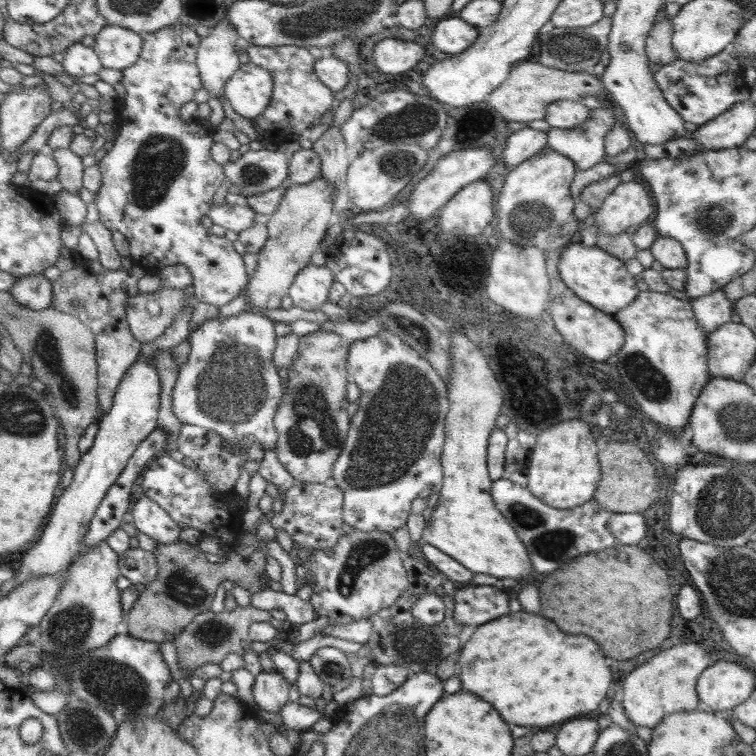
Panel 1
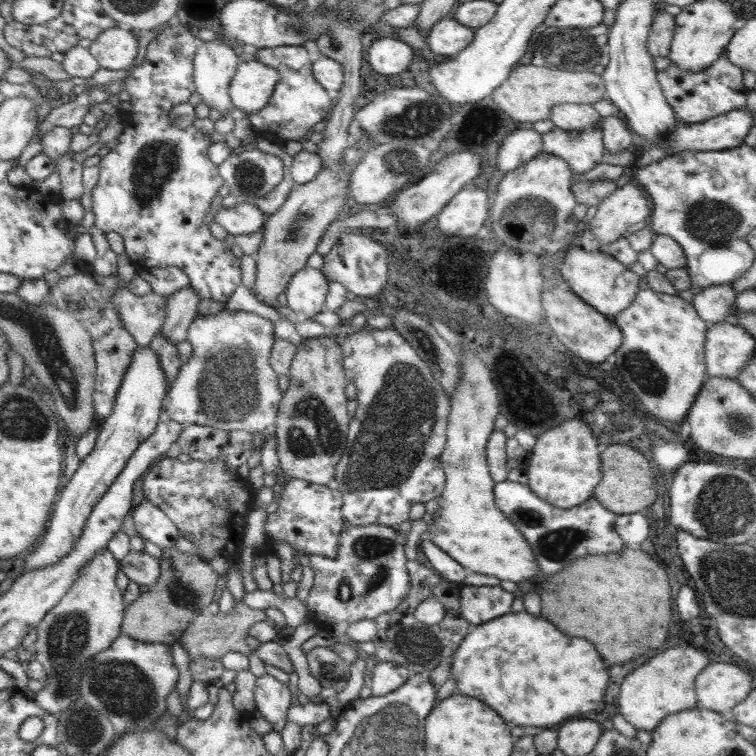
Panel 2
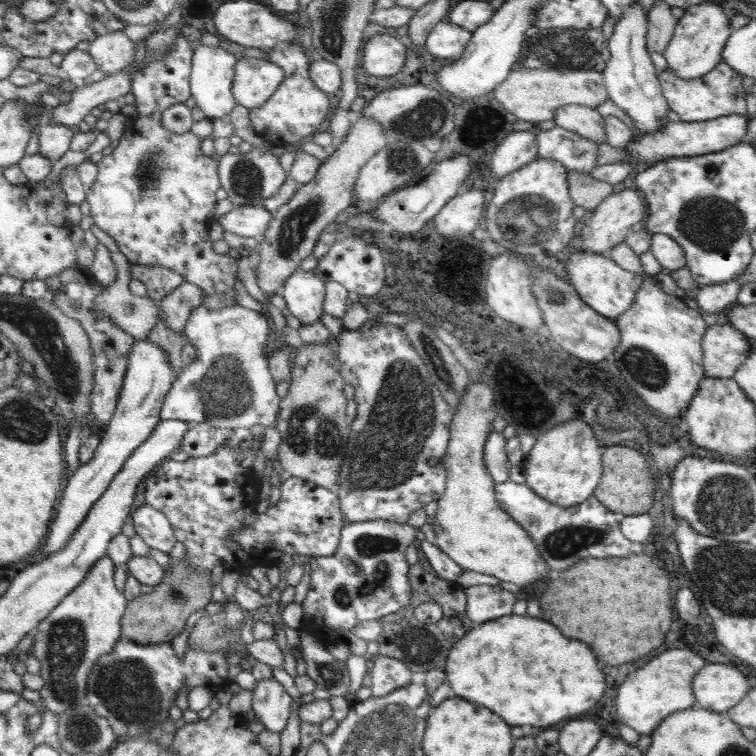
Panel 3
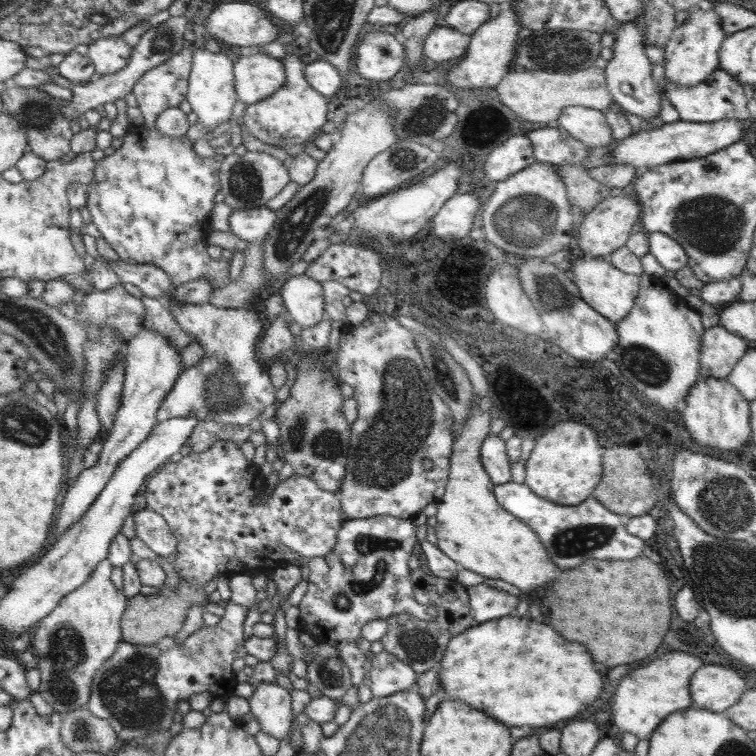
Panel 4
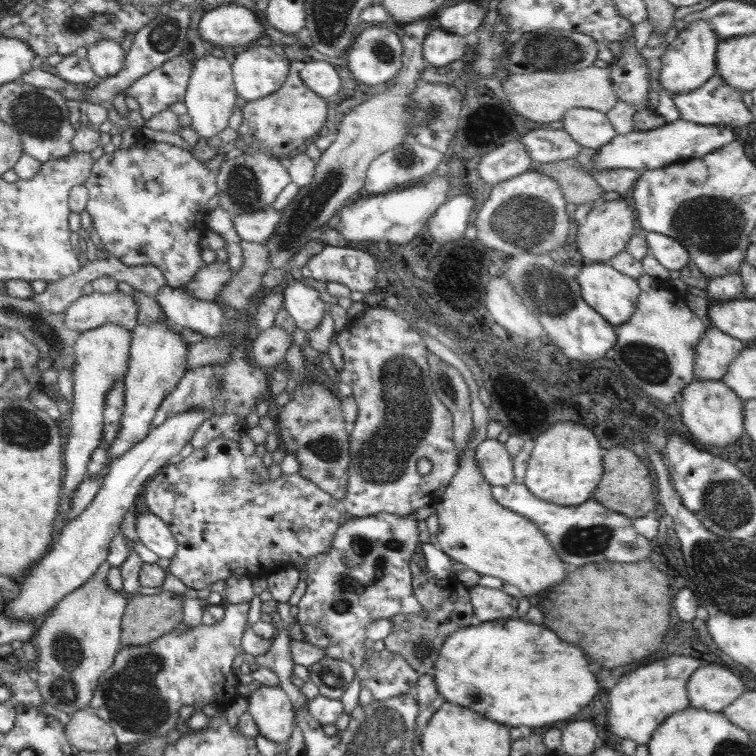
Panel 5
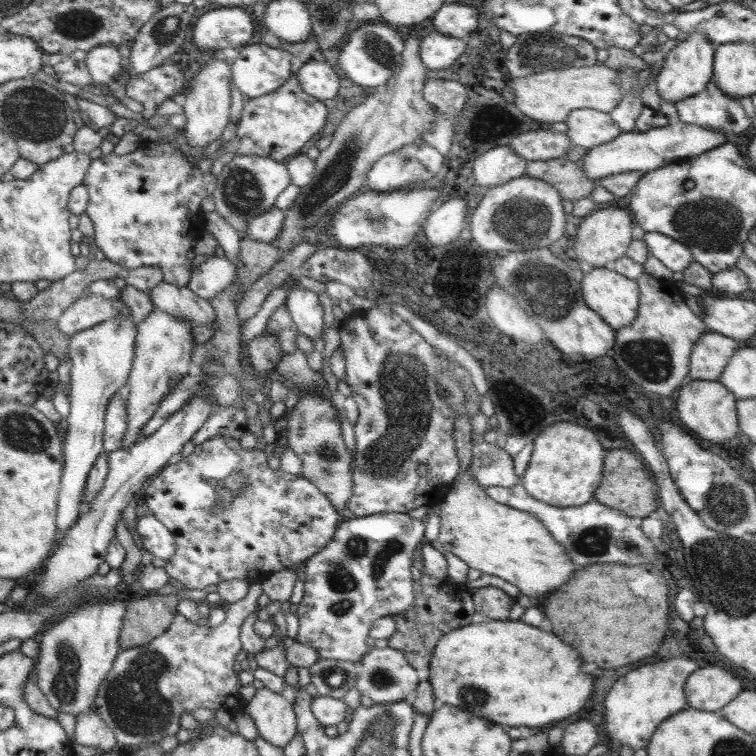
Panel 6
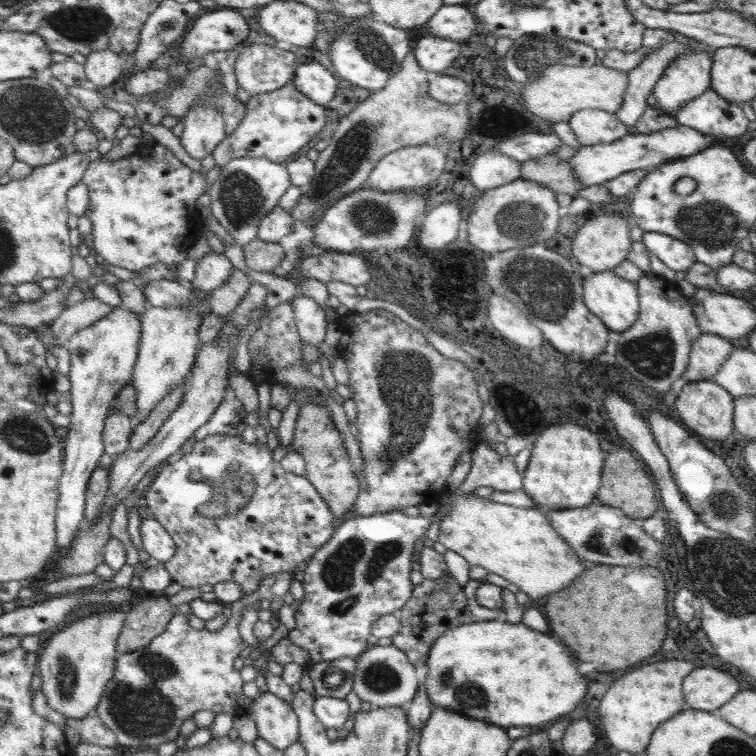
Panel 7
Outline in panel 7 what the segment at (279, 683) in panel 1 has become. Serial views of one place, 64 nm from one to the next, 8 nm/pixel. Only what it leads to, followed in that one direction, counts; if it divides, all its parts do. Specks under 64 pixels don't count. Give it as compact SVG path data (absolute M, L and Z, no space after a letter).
M268 691L256 697L251 706L259 738L281 751L299 740L299 720L287 700Z

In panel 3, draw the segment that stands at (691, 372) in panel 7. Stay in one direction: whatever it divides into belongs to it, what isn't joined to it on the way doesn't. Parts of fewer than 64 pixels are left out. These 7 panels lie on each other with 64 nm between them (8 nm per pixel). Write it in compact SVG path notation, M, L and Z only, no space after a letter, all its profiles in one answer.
M713 324L702 337L703 369L706 377L732 379L754 349L744 333L730 324Z

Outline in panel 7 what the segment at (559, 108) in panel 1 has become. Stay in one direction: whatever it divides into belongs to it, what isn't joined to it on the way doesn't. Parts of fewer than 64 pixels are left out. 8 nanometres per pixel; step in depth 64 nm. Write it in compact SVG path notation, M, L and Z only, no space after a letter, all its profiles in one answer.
M584 109L576 111L567 120L568 126L576 134L578 142L584 146L609 143L632 134L615 113L605 110Z

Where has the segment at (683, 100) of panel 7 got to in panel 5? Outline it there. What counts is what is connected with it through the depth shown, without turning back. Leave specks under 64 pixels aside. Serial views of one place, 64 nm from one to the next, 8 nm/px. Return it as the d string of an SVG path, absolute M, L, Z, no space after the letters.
M696 21L678 30L677 37L668 45L660 59L662 72L659 76L662 86L672 95L699 89L704 82L717 74L716 49L718 43L719 38L708 21Z

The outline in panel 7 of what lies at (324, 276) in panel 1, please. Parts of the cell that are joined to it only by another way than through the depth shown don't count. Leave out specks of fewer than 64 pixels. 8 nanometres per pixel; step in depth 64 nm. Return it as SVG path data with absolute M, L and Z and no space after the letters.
M300 292L292 297L291 305L299 337L306 344L319 348L329 323L324 309L311 296L302 295Z

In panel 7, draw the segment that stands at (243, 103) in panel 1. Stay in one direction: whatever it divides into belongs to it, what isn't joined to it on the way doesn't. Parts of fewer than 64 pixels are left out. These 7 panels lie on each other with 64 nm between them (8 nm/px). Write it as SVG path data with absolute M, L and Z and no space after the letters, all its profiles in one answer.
M252 43L238 55L235 66L232 71L236 73L238 85L247 90L251 95L272 93L281 86L290 83L295 77L295 60L297 56L288 48L282 45L258 45Z

